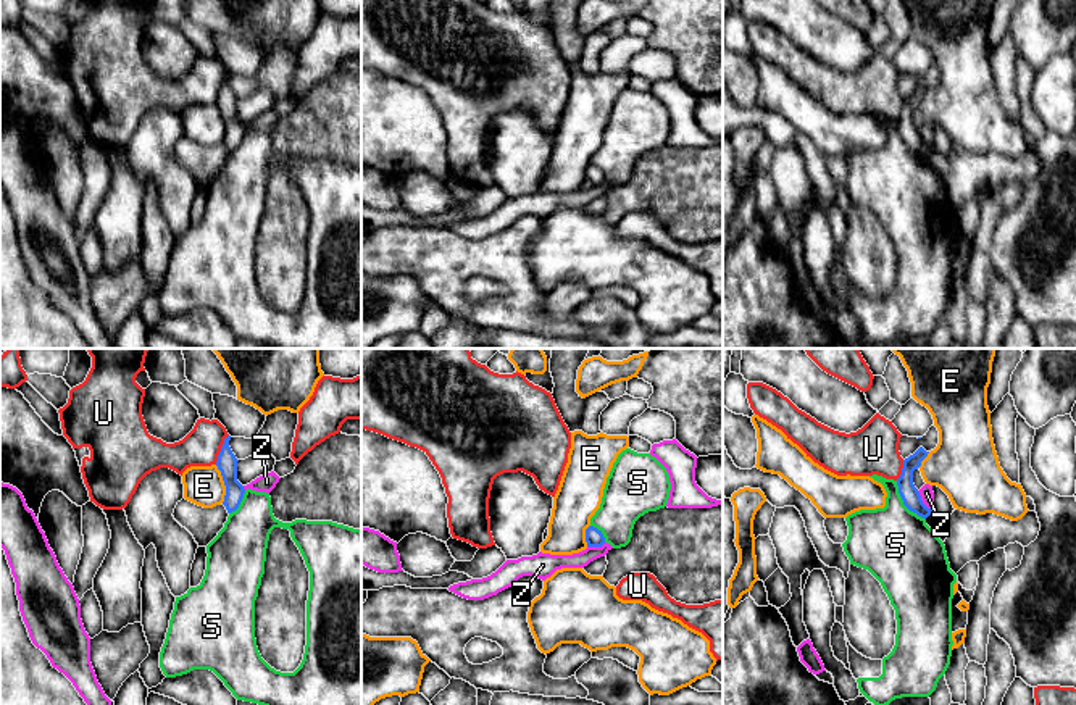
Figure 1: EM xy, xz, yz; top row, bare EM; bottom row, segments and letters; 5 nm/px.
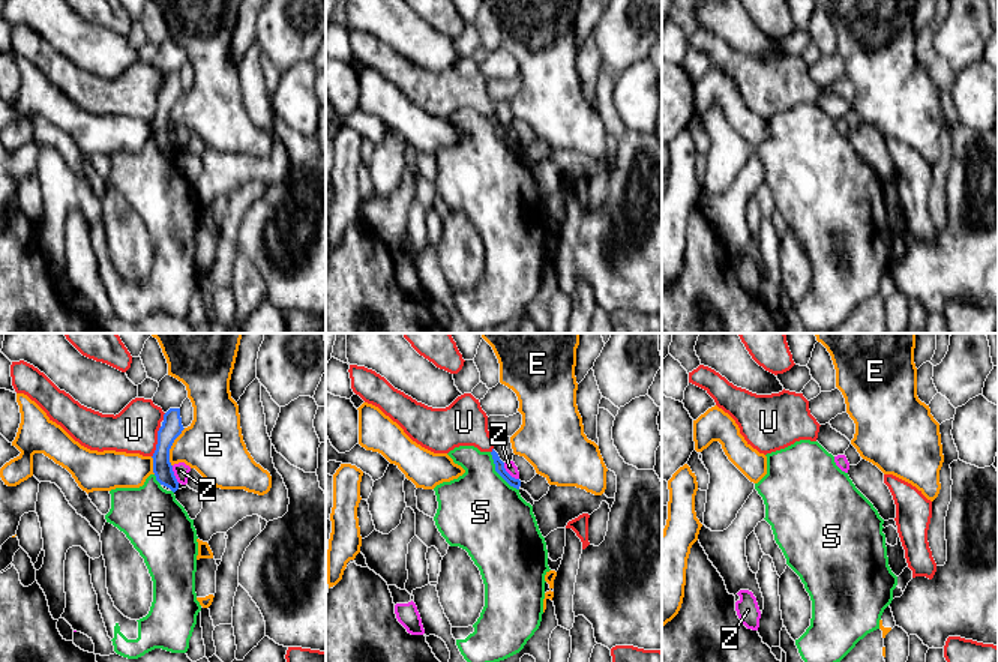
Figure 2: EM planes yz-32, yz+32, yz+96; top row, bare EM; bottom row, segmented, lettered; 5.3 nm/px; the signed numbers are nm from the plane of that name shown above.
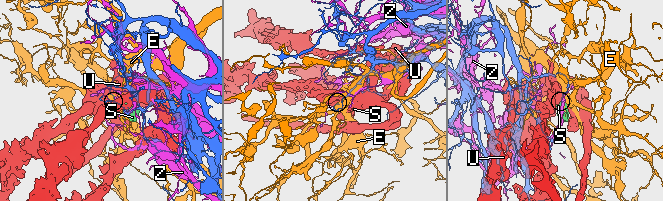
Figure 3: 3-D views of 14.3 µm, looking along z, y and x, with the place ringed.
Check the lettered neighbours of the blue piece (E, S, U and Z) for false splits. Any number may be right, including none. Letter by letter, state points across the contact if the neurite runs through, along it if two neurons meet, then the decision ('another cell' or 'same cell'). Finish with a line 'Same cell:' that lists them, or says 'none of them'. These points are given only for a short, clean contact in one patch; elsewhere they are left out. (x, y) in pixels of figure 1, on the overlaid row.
E: another cell
S: along yz (896, 481), (902, 502), (925, 520) | another cell
U: another cell
Z: another cell
Same cell: none of them

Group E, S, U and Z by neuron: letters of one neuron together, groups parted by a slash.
E / S / U / Z

